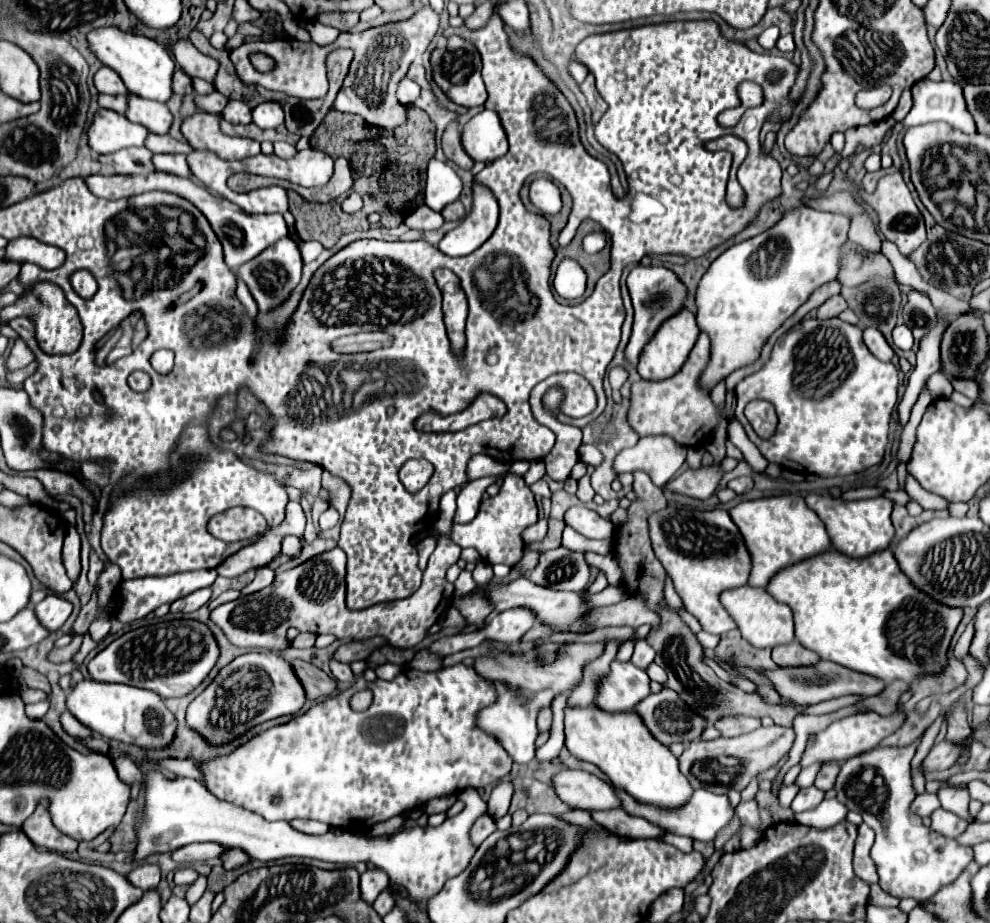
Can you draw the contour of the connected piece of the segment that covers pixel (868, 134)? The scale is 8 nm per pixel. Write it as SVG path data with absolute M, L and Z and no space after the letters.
M888 117L880 123L872 123L872 125L858 126L854 129L848 129L846 131L846 145L844 149L840 151L840 157L850 157L854 155L854 149L858 143L864 143L866 149L876 146L876 143L881 143L884 136L892 127L894 127L894 119Z

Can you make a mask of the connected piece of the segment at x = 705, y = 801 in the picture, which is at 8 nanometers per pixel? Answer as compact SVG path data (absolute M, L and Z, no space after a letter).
M616 789L616 793L620 793L620 801L624 801L622 809L630 815L640 815L660 827L664 827L666 831L674 833L674 835L682 835L682 837L690 837L692 841L704 841L704 843L712 843L716 839L716 835L734 819L734 809L728 801L728 795L712 795L702 791L694 791L692 801L688 805L684 805L684 809L676 809L676 813L656 813L656 809L648 809L648 805L636 805L636 801L632 801L632 797L628 797L624 791Z

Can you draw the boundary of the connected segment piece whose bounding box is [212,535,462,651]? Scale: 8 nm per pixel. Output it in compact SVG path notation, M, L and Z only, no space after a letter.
M440 537L434 553L430 555L428 567L424 569L422 587L408 599L398 599L390 603L372 605L360 611L350 611L344 603L344 565L346 553L340 547L324 551L294 569L276 575L274 583L252 593L242 595L236 601L224 603L212 611L212 621L218 623L228 639L238 647L262 647L262 649L286 649L290 641L286 637L288 627L310 633L332 633L338 639L368 639L374 635L386 637L394 647L414 647L426 637L426 629L442 617L450 607L444 599L444 589L450 585L446 581L446 569L460 559L460 547L448 537Z

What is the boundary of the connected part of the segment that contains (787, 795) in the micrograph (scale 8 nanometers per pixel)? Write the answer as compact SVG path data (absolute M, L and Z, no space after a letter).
M790 785L790 787L782 787L782 789L780 789L780 795L778 795L778 801L780 801L780 805L782 805L782 807L790 807L792 799L796 797L796 793L798 793L796 785Z

